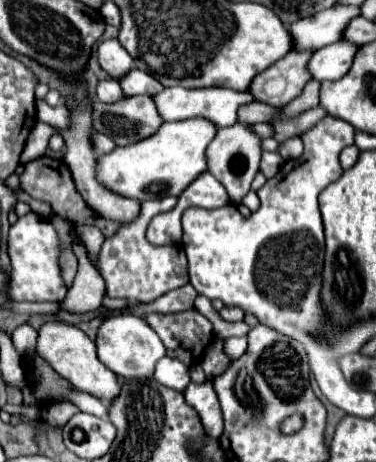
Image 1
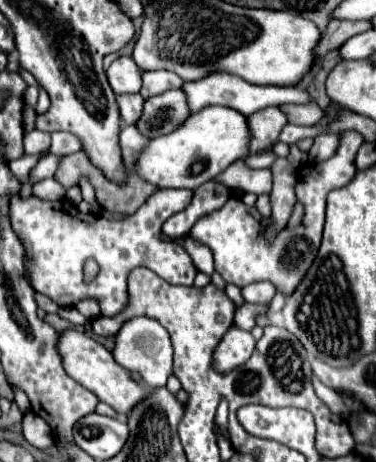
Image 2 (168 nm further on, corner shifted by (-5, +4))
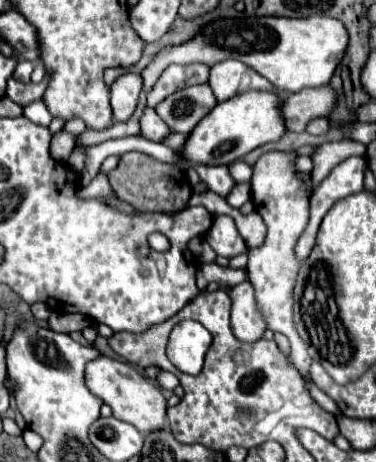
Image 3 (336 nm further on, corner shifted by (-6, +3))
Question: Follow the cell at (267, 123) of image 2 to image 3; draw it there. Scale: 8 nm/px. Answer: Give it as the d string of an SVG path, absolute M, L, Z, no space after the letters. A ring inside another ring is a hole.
M328 86L304 88L296 94L288 94L282 98L280 114L286 130L302 132L312 118L330 116L334 104L336 104L336 94Z

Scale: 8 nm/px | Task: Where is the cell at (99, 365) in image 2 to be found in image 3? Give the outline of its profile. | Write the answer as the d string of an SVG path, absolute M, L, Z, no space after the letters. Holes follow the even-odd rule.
M100 354L94 362L86 364L86 386L94 396L102 398L102 402L112 408L114 418L132 424L142 434L166 426L166 398L154 382L144 378L136 370L134 364L120 362Z

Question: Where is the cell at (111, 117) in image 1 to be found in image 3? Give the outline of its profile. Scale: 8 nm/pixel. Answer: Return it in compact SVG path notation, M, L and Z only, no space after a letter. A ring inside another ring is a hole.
M208 84L188 86L164 98L156 106L156 114L170 126L172 132L188 134L212 108L216 98Z

